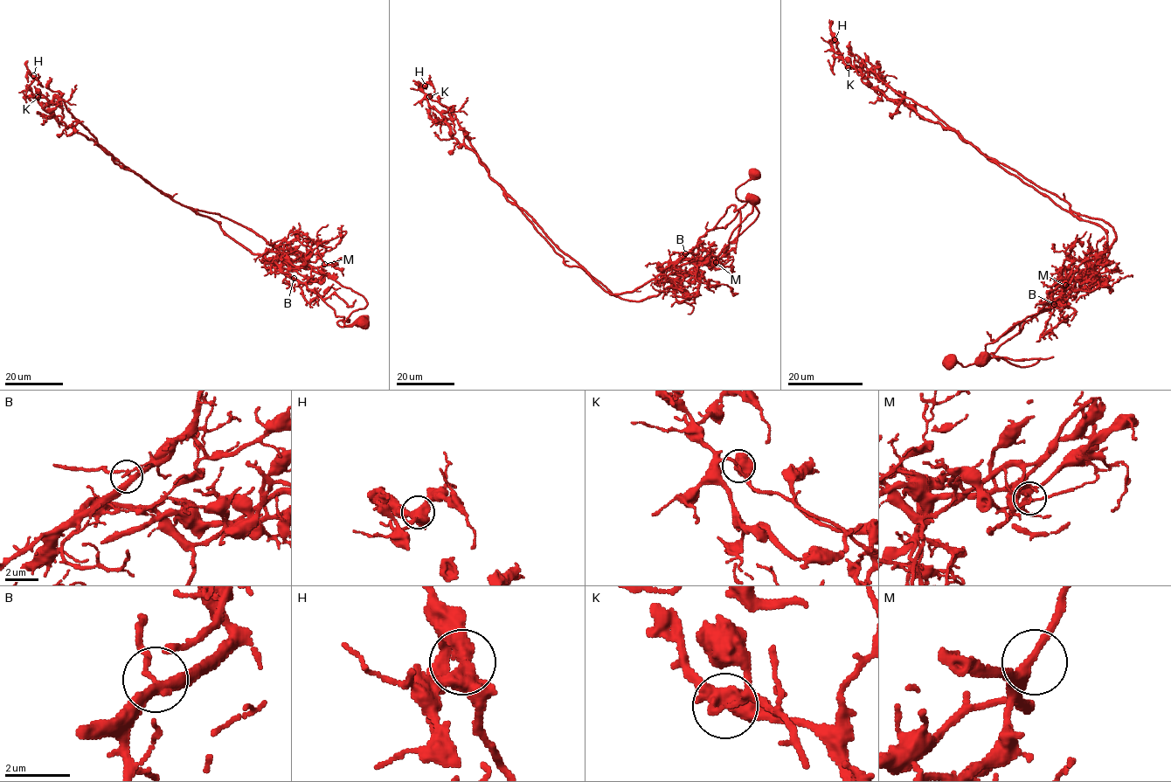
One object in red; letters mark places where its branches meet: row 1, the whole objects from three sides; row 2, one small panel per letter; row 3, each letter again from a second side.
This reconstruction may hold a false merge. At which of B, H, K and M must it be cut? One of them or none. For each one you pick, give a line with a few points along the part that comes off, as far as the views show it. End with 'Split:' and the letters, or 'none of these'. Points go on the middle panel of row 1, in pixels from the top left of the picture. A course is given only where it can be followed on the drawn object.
K: (429, 96), (563, 261), (629, 301), (683, 280), (752, 222), (736, 190), (756, 169)
Split: K

